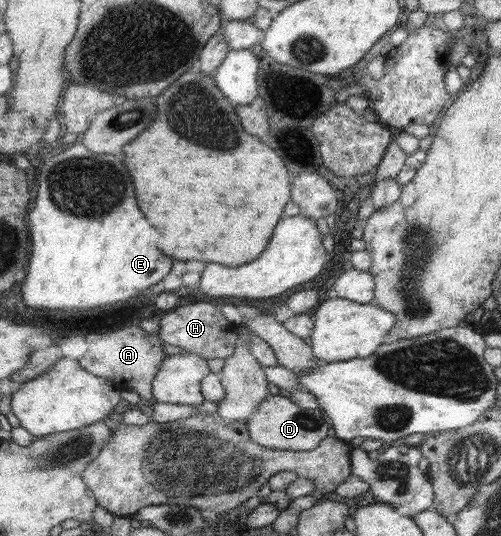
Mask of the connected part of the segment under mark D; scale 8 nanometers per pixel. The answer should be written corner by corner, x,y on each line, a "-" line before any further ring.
281,395
271,396
260,404
258,411
248,421
252,440
272,450
309,451
315,449
322,438
326,438
330,422
318,407
307,410
298,408
289,398

